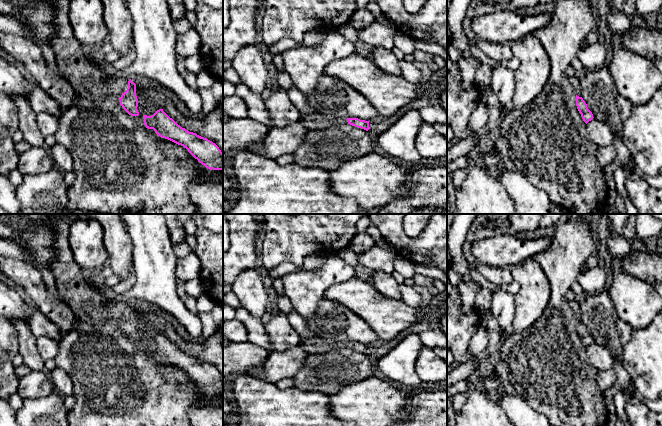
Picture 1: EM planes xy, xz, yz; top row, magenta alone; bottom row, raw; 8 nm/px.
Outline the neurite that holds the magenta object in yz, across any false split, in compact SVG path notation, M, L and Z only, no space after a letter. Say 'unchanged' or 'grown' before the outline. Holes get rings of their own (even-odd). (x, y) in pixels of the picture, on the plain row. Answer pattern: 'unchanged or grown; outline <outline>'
grown; outline M575 299L575 300L571 301L570 303L571 303L571 307L573 309L574 315L576 317L577 333L578 333L579 337L581 338L583 345L587 348L589 345L591 345L594 342L593 338L588 333L587 328L581 321L581 309L579 306L578 299Z

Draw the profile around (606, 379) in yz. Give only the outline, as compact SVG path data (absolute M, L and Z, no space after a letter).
M613 368L599 371L597 374L598 389L603 394L617 382L617 375Z

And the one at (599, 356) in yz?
M593 342L586 348L590 364L599 372L613 368L614 356L605 346Z

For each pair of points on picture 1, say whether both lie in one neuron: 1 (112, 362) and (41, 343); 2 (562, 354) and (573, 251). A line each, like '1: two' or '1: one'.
1: two
2: one

